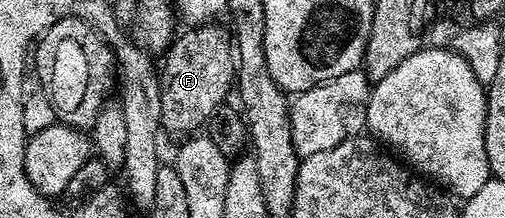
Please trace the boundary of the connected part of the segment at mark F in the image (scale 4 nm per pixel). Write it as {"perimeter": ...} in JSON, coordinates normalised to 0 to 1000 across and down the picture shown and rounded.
{"perimeter":[[[392,110],[370,156],[354,151],[327,234],[329,289],[317,303],[321,417],[317,422],[317,514],[321,518],[319,592],[339,596],[345,615],[374,619],[390,578],[406,583],[432,514],[436,486],[450,463],[448,427],[457,427],[467,376],[467,211],[459,156],[434,110]]]}

